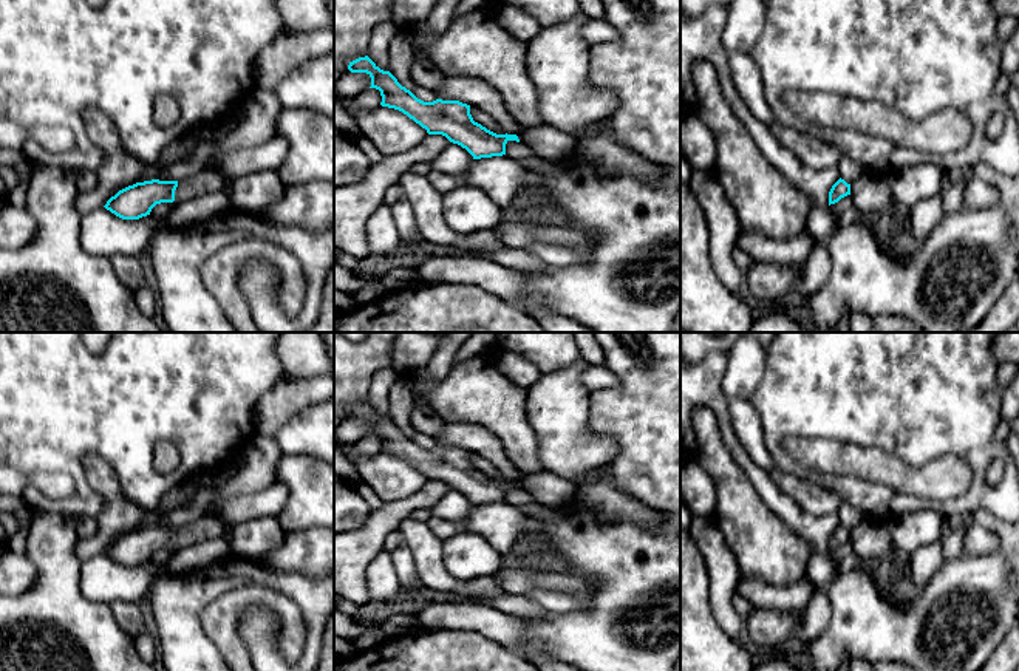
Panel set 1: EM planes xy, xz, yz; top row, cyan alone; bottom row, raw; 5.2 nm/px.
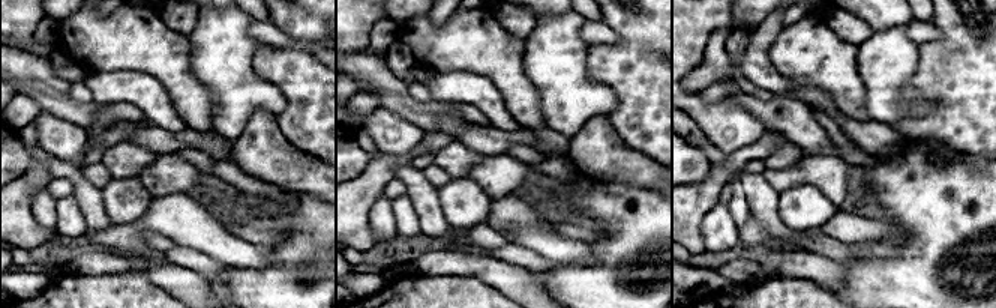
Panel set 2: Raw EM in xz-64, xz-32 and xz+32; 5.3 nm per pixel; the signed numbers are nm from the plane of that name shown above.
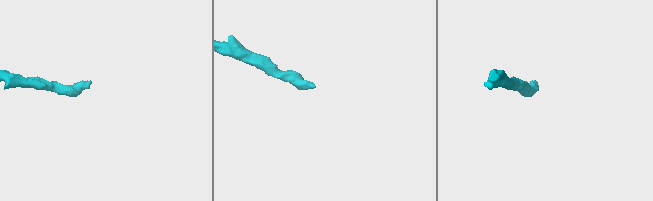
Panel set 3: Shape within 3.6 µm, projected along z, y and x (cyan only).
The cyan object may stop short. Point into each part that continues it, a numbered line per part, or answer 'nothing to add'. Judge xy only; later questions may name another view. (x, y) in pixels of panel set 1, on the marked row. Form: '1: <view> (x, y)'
1: xy (206, 181)

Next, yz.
nothing to add

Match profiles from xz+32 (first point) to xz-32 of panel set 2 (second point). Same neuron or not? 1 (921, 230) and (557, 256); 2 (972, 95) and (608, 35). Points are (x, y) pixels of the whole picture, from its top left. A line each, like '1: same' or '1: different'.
1: different
2: different

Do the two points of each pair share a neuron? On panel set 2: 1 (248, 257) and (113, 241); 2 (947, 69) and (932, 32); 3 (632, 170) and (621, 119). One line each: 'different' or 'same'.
1: same
2: different
3: different

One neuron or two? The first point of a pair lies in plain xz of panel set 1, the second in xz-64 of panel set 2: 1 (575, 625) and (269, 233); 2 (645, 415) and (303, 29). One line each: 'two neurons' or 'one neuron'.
1: two neurons
2: one neuron

